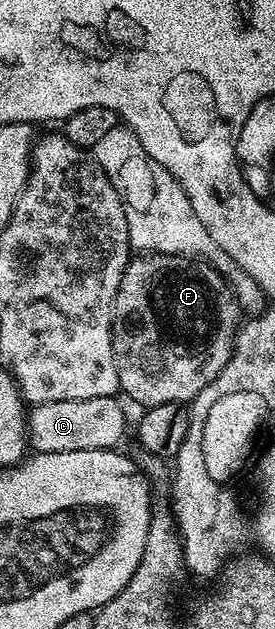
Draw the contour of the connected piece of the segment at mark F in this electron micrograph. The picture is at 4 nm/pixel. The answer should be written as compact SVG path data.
M144 253L129 258L128 268L120 282L116 312L112 314L112 344L120 391L128 394L134 402L144 403L145 408L167 403L187 404L195 399L206 385L210 385L210 381L218 377L218 373L222 373L236 342L241 319L240 307L232 300L233 288L215 268L204 265L204 268L197 269L186 263L187 260L179 256Z

